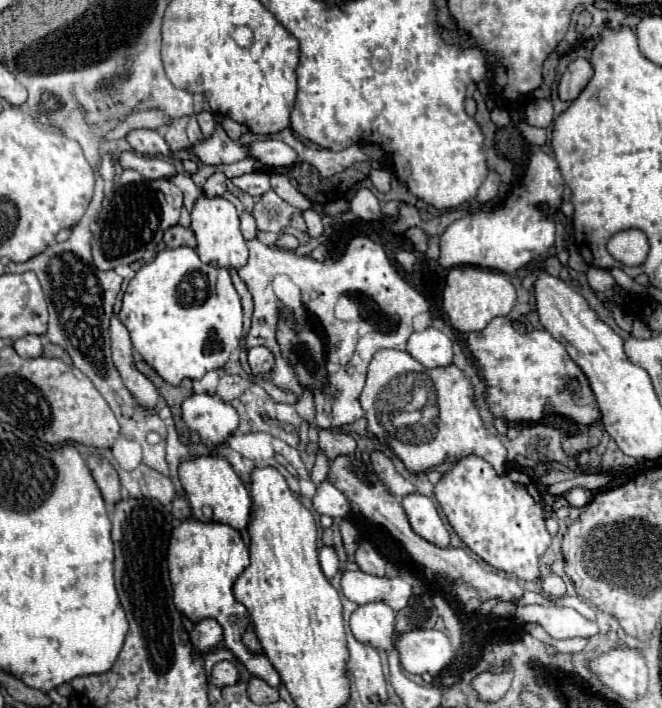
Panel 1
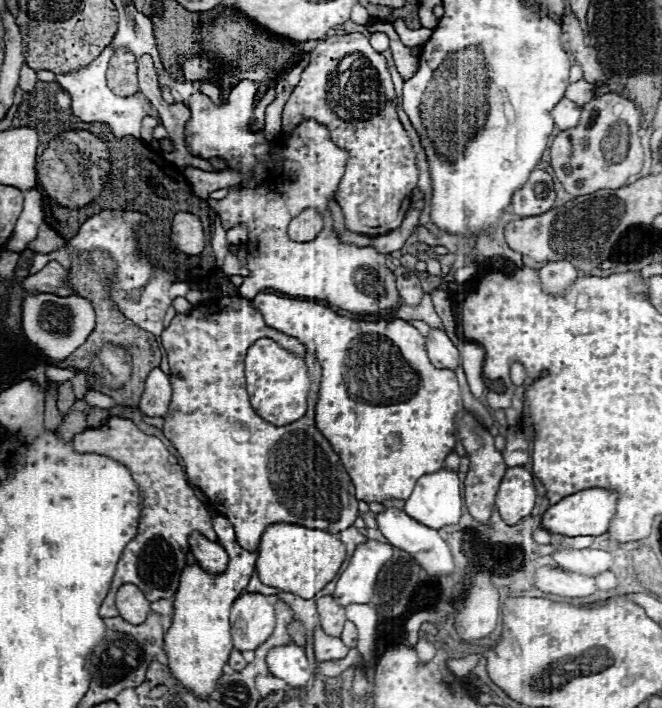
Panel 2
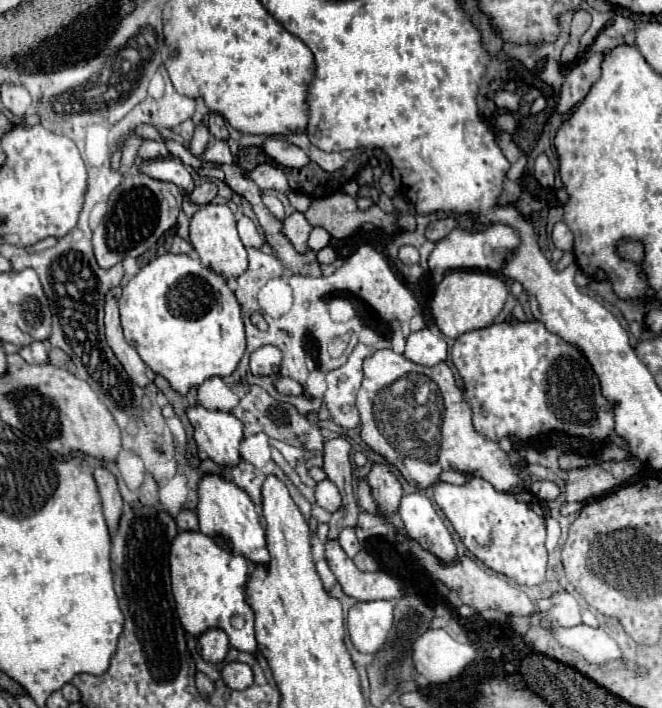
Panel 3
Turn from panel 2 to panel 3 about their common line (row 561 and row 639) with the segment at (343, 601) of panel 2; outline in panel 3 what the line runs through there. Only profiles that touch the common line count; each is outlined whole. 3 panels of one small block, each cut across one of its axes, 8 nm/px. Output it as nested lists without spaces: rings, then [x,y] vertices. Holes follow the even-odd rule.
[[[381,600],[356,602],[348,612],[348,634],[358,652],[376,654],[386,644],[394,604]]]

